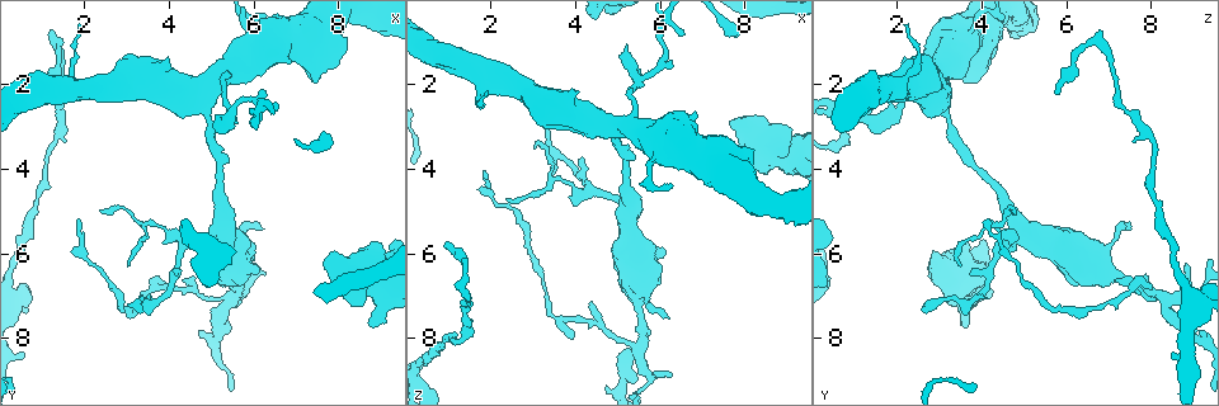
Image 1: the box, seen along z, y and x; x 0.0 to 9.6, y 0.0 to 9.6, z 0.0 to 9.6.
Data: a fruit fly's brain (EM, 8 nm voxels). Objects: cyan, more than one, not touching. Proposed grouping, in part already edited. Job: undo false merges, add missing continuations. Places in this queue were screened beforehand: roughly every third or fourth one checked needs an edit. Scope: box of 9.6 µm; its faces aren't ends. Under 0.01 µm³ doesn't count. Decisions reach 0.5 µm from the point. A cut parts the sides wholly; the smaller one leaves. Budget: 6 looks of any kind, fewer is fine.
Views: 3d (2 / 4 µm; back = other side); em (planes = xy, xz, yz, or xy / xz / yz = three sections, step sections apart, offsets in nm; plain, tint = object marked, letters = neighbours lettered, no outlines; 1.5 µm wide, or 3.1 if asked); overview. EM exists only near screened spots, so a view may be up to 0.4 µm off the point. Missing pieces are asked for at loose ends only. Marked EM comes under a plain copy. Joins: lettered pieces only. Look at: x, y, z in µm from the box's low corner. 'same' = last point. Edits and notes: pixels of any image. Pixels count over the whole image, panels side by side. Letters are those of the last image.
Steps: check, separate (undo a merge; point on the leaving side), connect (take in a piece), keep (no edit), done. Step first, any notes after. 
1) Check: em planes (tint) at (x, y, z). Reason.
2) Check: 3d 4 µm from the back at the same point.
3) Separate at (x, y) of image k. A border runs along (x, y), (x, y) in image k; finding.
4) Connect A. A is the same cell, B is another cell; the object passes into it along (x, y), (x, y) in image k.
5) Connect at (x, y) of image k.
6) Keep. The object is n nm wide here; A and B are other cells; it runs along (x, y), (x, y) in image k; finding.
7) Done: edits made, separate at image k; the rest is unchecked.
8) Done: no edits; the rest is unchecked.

Check: 3d 2 µm at (8.90, 7.75, 3.60). An open end.

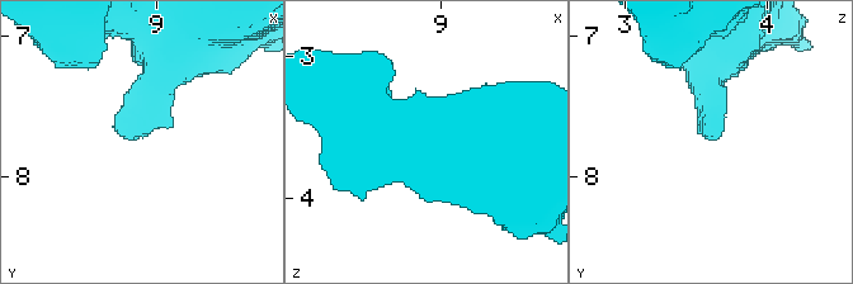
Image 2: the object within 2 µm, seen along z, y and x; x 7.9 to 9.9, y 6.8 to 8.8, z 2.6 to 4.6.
Check: em planes (letters) at (8.84, 7.74, 3.62). Need the tissue.

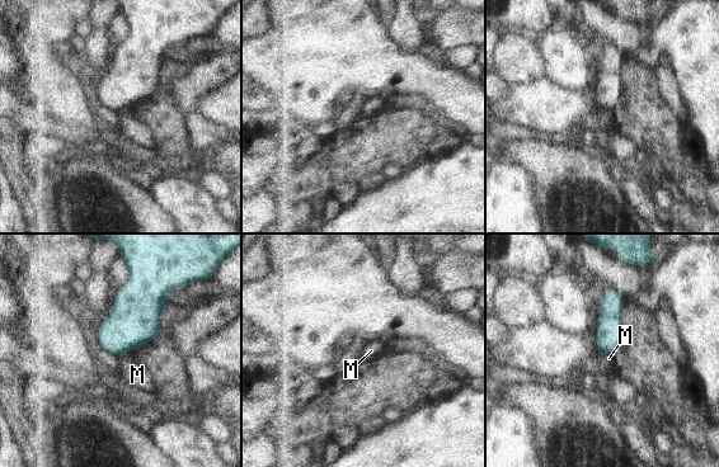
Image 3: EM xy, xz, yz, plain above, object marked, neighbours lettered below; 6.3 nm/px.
Keep. M is another cell; a border runs along (132, 352), (123, 352), (118, 357) in image 3; none of them fits.

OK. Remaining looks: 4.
Check: 3d 2 µm at (5.75, 6.90, 9.05). Thick turns thin.

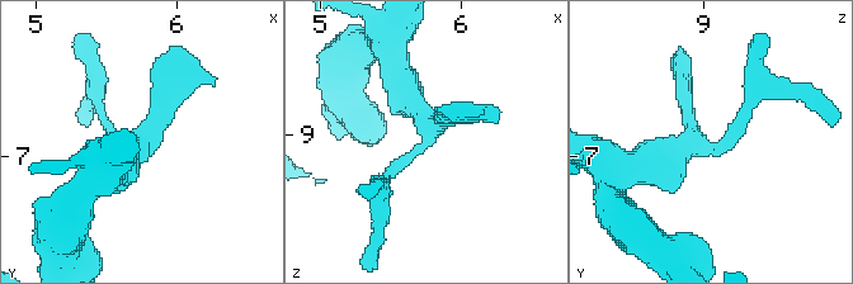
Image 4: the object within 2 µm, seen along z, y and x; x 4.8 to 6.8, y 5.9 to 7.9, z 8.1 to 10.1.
Check: em planes (letters) at (5.72, 6.94, 8.98). Now the EM.

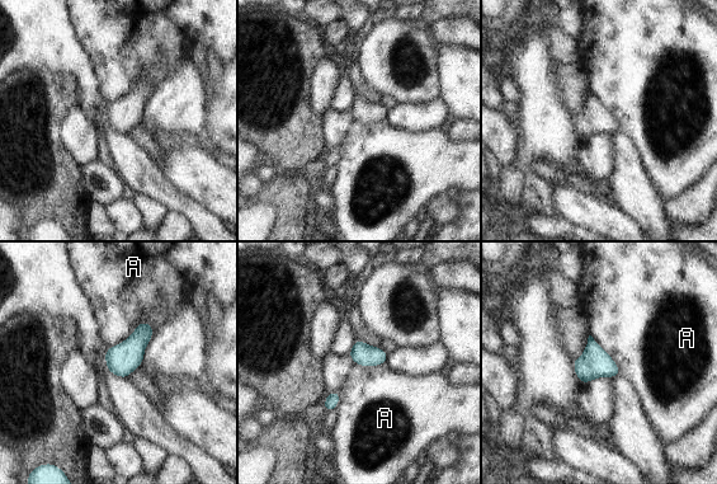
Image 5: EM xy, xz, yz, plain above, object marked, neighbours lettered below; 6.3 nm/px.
Keep. The object is 140 nm wide here; A is another cell; continuous, no second cell.

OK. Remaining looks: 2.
Check: em planes (letters) at (4.85, 2.20, 3.05). Narrows sharply.

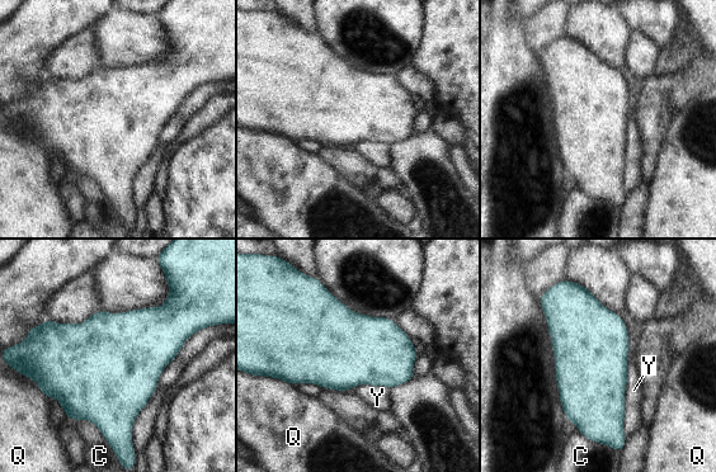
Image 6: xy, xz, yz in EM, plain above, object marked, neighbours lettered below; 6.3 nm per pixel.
Keep. C, Q and Y are other cells; a border runs along (629, 349), (622, 425), (626, 440) in image 6; continuous, no second cell.

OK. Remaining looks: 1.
Done: no edits; the rest is unchecked.

